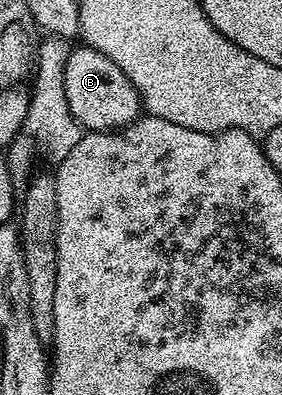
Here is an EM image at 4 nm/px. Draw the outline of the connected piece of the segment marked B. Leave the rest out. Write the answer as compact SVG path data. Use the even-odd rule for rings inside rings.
M79 44L66 56L64 92L72 116L87 131L121 130L139 117L143 109L139 92L128 76L104 52L94 46Z

